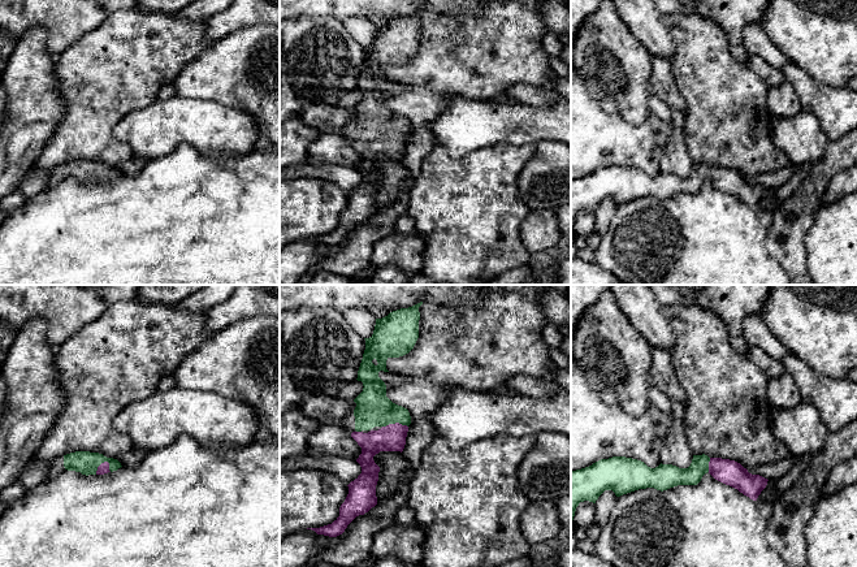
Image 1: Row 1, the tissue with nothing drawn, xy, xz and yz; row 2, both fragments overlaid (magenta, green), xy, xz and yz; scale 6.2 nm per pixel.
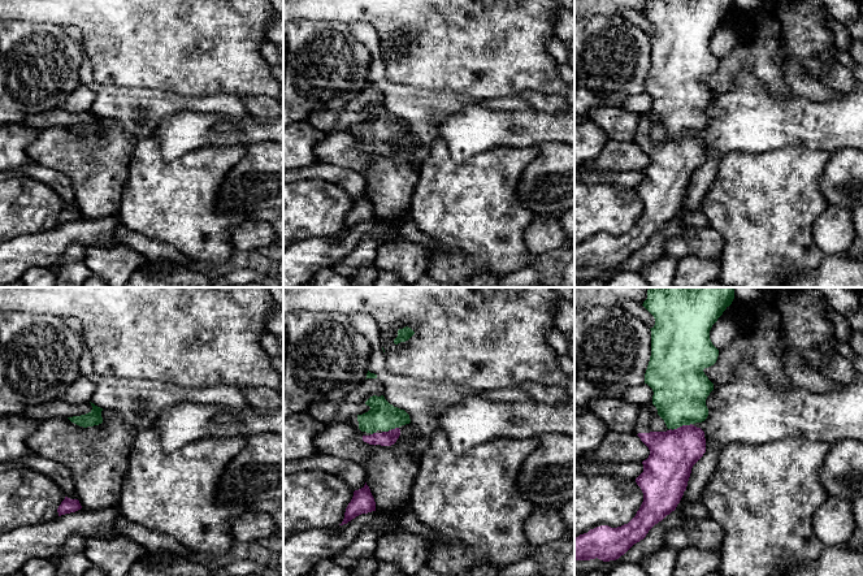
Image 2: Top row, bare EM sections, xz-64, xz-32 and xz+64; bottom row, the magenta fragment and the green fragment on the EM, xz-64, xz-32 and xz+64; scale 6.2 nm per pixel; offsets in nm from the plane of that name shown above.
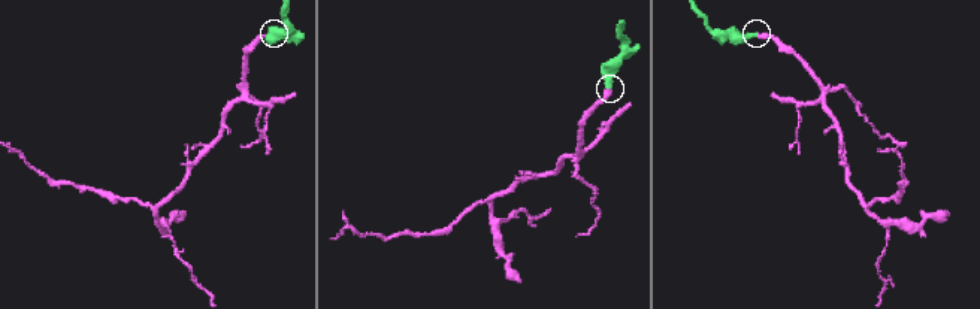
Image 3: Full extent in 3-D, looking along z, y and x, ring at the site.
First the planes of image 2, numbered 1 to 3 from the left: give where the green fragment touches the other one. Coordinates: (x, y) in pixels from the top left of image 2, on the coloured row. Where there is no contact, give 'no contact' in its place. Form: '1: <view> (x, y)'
1: no contact
2: xz-32 (390, 431)
3: xz+64 (680, 427)

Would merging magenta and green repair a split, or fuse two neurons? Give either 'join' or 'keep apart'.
join

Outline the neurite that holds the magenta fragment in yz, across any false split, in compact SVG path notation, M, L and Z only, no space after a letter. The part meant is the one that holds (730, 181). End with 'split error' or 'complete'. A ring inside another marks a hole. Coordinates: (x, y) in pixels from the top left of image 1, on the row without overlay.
M705 163L693 164L688 177L662 172L650 177L637 168L613 165L571 179L571 231L580 211L596 212L605 199L613 199L616 205L646 196L663 200L678 194L697 194L707 181L753 209L757 209L769 190L749 182L735 169L709 166Z; split error

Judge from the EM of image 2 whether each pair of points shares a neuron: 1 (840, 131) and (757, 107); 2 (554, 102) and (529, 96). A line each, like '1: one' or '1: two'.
1: one
2: one

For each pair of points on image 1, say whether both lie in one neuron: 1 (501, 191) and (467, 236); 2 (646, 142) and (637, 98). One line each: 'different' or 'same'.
1: same
2: different

